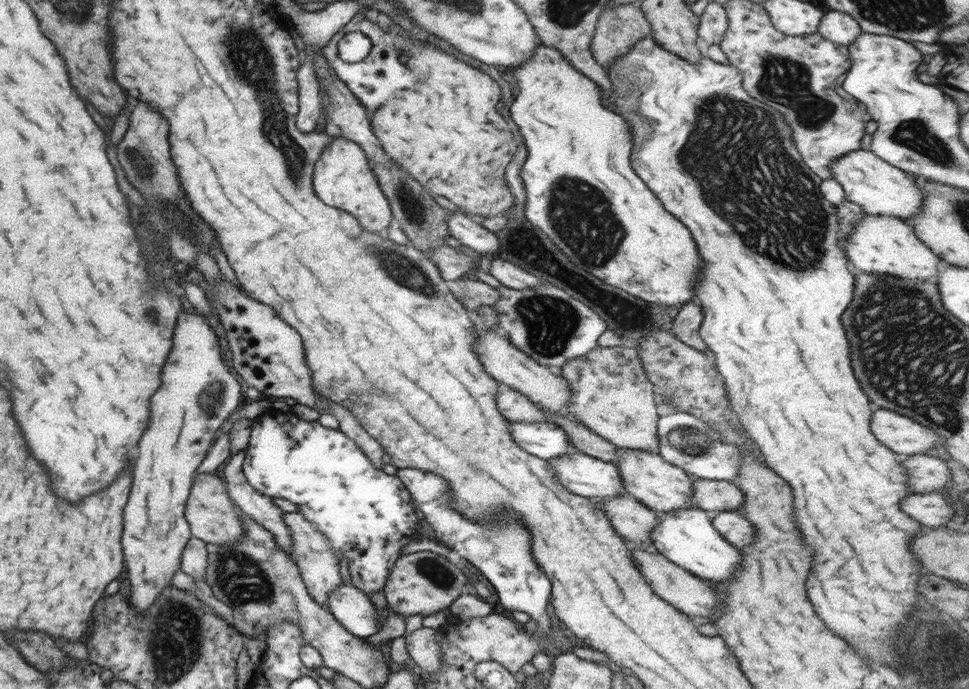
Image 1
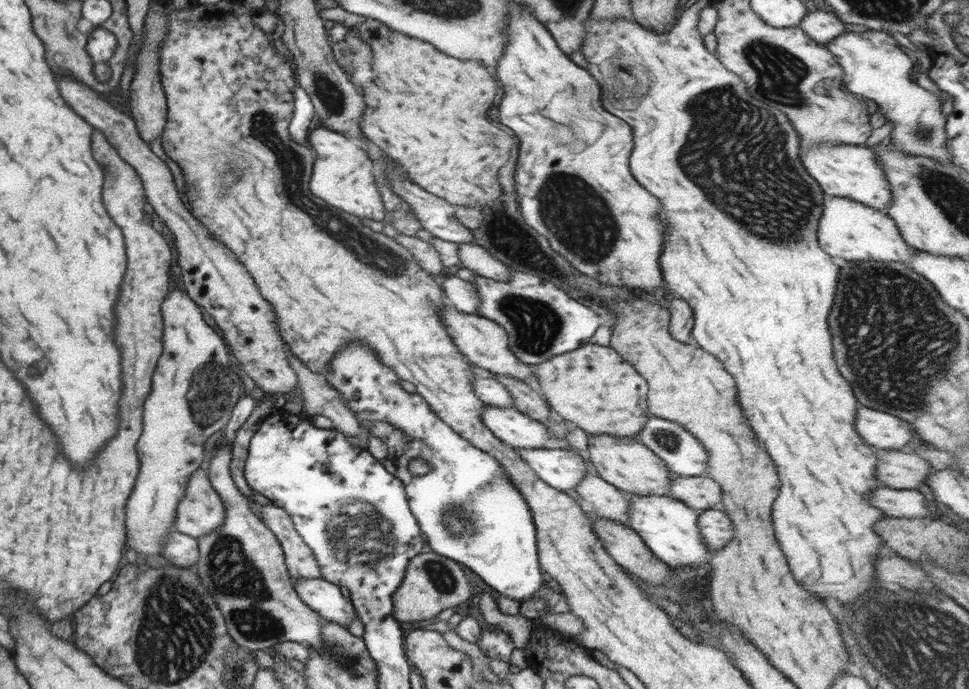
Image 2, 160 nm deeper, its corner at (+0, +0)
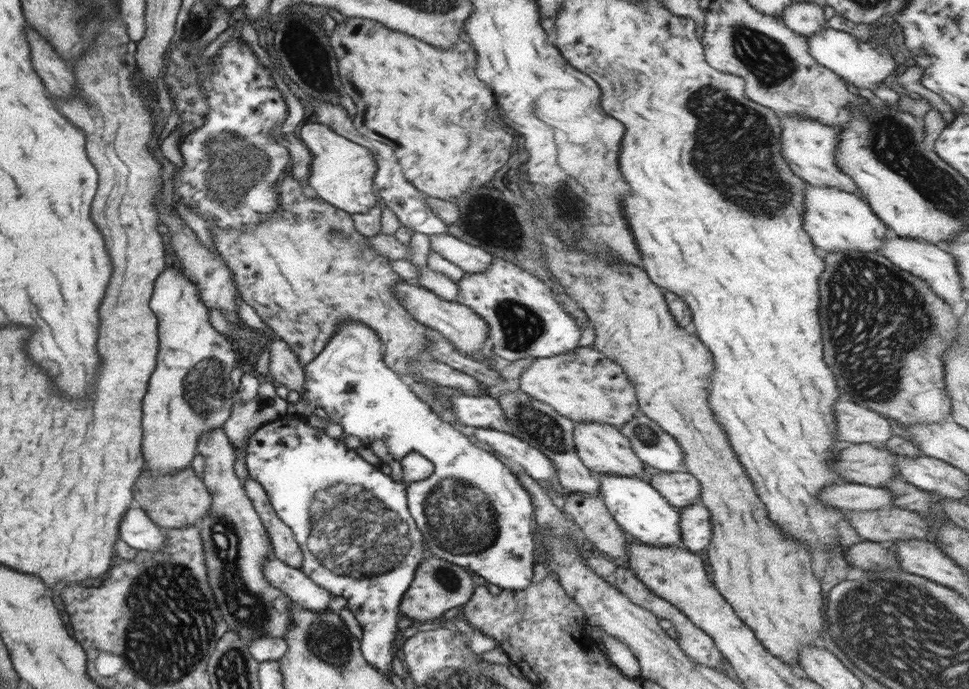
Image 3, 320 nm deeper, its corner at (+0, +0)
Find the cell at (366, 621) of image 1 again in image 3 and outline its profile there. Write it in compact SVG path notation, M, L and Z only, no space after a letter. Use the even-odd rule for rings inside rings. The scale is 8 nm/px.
M272 557L264 562L266 581L280 589L294 605L307 608L310 612L330 610L328 602L334 597L330 591L315 584L300 569L286 566L282 560Z

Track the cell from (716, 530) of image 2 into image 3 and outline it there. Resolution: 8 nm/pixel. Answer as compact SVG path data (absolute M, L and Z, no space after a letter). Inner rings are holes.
M702 504L680 508L680 542L688 551L708 548L713 531L710 513Z

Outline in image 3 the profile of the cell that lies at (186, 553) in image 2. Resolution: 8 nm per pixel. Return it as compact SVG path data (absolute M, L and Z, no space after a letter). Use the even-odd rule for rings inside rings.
M137 505L126 510L118 530L120 540L124 540L130 548L150 552L158 552L160 548L164 548L164 529L152 522L145 510Z

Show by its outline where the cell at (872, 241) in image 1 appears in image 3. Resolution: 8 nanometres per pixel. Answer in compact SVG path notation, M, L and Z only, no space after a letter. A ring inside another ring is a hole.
M807 183L804 197L803 229L811 236L819 252L855 250L879 253L890 229L874 215L866 200L851 192L834 187L814 186Z

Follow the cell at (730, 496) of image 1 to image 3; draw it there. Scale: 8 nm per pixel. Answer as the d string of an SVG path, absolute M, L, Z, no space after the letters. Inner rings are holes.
M660 472L649 482L672 506L700 504L701 486L689 472Z

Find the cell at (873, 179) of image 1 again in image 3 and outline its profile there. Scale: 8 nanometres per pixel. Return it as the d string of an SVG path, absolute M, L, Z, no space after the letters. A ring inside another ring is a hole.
M779 114L779 124L782 129L782 156L791 171L806 183L821 187L834 187L854 193L865 200L862 191L854 180L846 176L837 165L835 154L838 148L838 133L836 128L819 123L808 118L794 118L790 114Z

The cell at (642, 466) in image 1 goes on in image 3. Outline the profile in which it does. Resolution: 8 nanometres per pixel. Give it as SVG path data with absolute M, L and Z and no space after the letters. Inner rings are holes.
M588 421L577 422L573 430L573 439L580 460L596 476L600 473L638 477L639 479L648 476L644 469L645 464L634 454L630 441L614 425Z

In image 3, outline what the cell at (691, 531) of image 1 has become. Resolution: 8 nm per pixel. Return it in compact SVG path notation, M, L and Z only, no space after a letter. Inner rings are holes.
M600 473L597 476L599 497L628 536L644 544L649 544L652 548L670 548L672 545L682 545L679 527L680 508L672 506L650 483L631 476L608 473Z

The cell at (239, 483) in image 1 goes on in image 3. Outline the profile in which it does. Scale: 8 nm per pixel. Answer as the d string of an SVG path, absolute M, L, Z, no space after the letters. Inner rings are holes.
M264 372L264 380L260 380L260 386L254 398L245 401L236 394L229 419L221 426L229 438L229 441L233 444L236 455L238 454L238 448L244 444L244 440L247 439L248 444L248 438L250 438L262 424L269 423L270 420L276 420L278 416L286 414L289 402L278 397L275 387L276 384L274 380L268 380L268 376L266 376L266 372Z

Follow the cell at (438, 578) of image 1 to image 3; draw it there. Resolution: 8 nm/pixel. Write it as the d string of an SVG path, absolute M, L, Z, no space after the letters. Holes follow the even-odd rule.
M428 558L422 561L414 574L414 581L401 600L400 616L412 619L415 623L432 622L443 616L451 608L465 605L475 590L472 576L446 560Z

